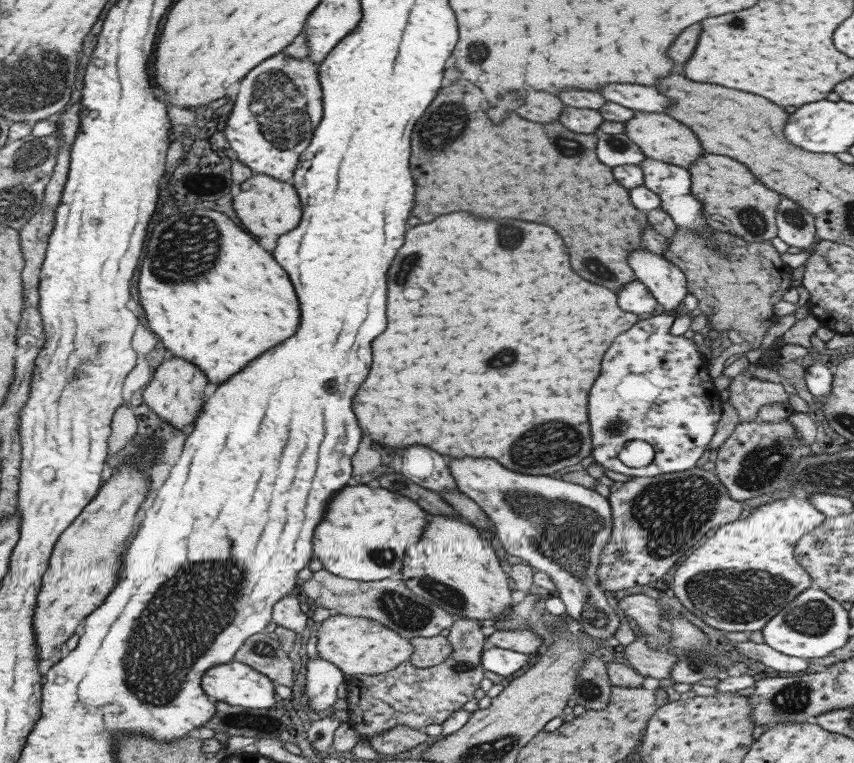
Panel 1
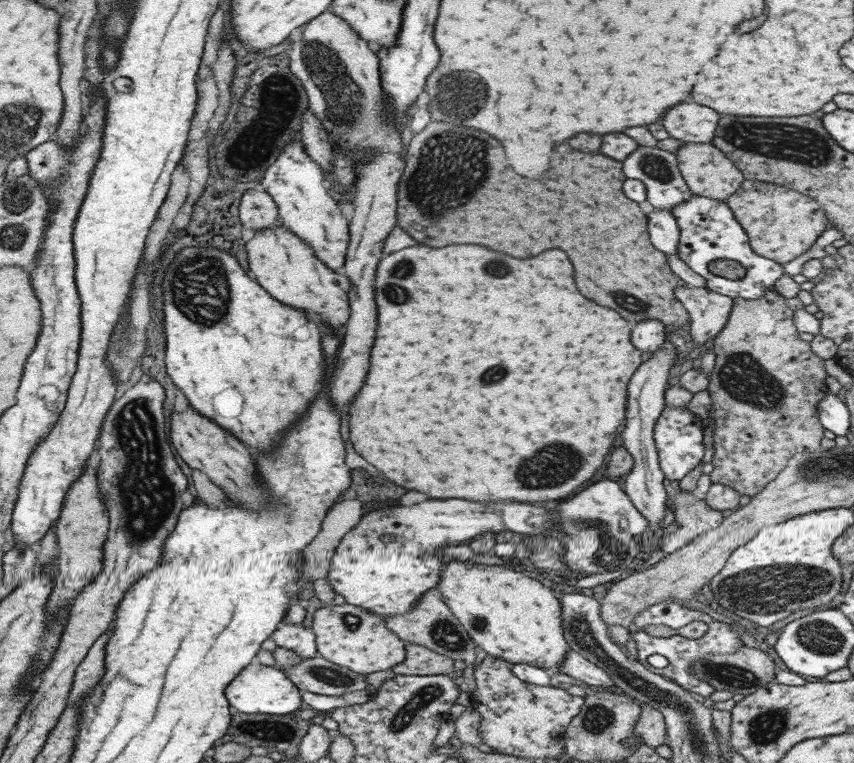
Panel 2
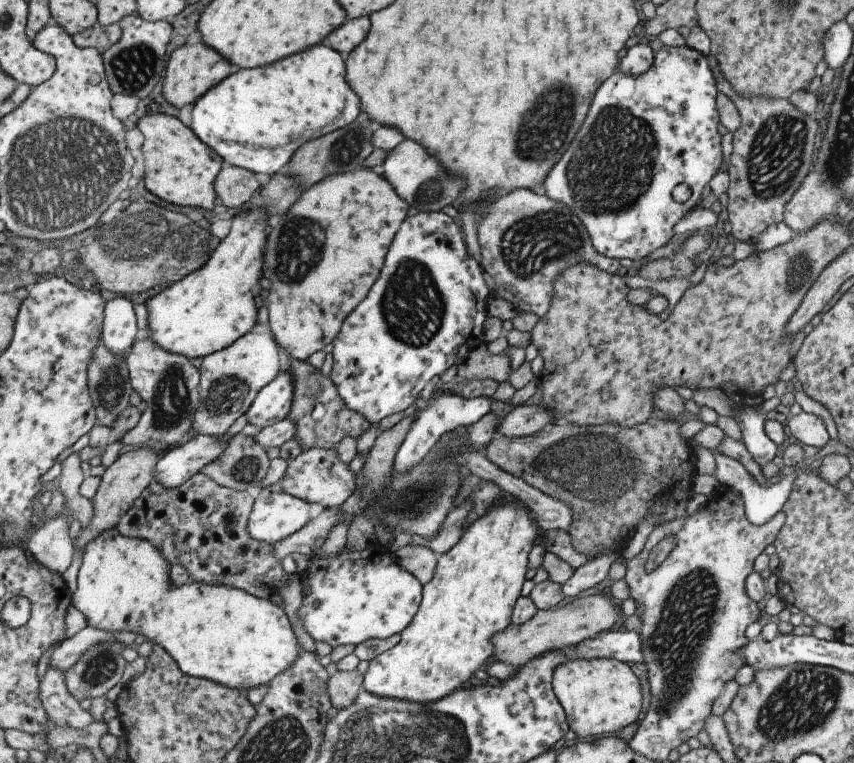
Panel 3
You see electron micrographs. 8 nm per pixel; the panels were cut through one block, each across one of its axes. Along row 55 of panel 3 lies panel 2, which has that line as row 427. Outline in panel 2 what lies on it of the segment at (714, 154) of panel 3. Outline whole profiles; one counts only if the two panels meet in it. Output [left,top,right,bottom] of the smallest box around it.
[652,407,705,481]

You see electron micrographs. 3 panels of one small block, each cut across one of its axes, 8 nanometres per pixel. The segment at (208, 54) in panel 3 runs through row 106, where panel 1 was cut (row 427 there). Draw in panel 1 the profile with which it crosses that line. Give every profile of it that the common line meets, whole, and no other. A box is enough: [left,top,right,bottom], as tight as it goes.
[142,357,207,430]

